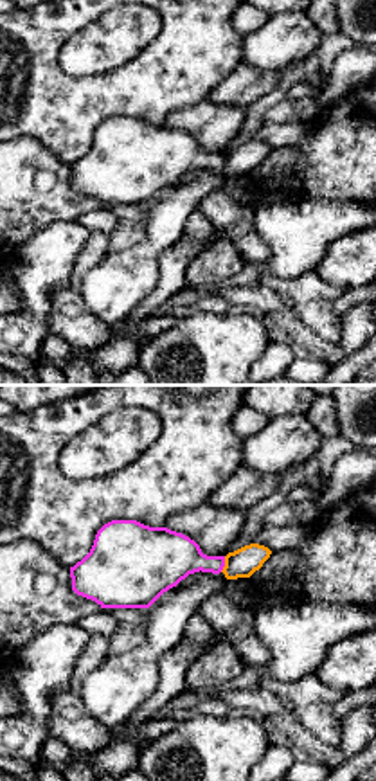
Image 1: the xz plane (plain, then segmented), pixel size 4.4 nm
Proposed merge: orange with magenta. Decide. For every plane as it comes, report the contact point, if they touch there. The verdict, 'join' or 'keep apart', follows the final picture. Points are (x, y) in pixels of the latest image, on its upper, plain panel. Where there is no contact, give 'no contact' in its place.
contact (225, 161)

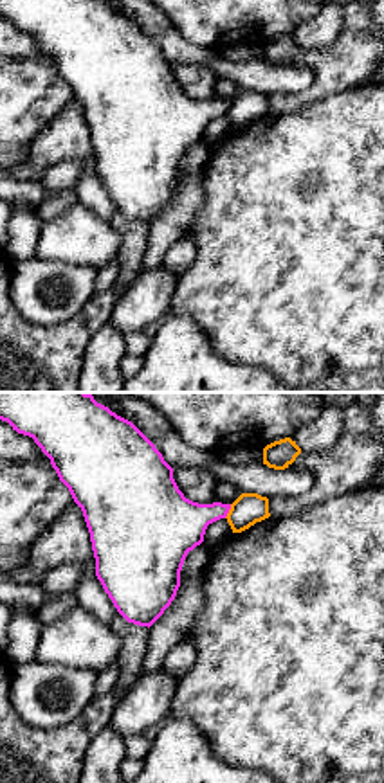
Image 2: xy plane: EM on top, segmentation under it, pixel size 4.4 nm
contact (229, 108)

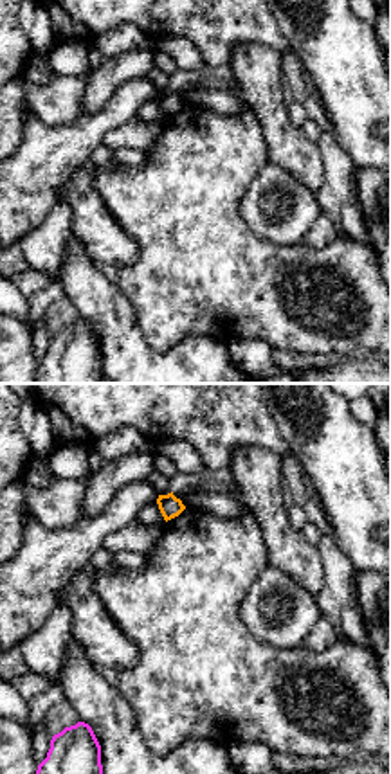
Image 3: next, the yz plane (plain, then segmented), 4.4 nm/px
no contact

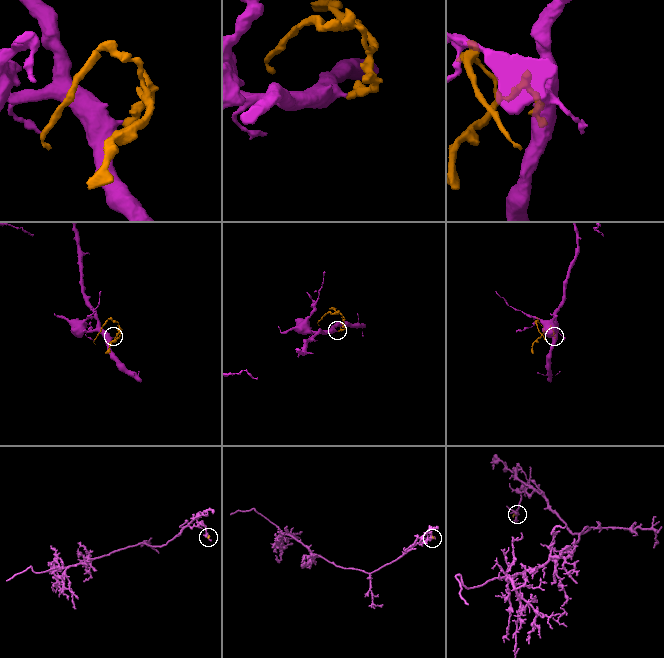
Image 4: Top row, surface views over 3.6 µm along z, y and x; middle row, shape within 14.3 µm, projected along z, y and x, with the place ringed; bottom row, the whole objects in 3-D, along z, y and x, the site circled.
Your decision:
keep apart

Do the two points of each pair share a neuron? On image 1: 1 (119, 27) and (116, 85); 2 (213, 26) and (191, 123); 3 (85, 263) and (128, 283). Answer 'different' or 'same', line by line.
1: different
2: different
3: different

